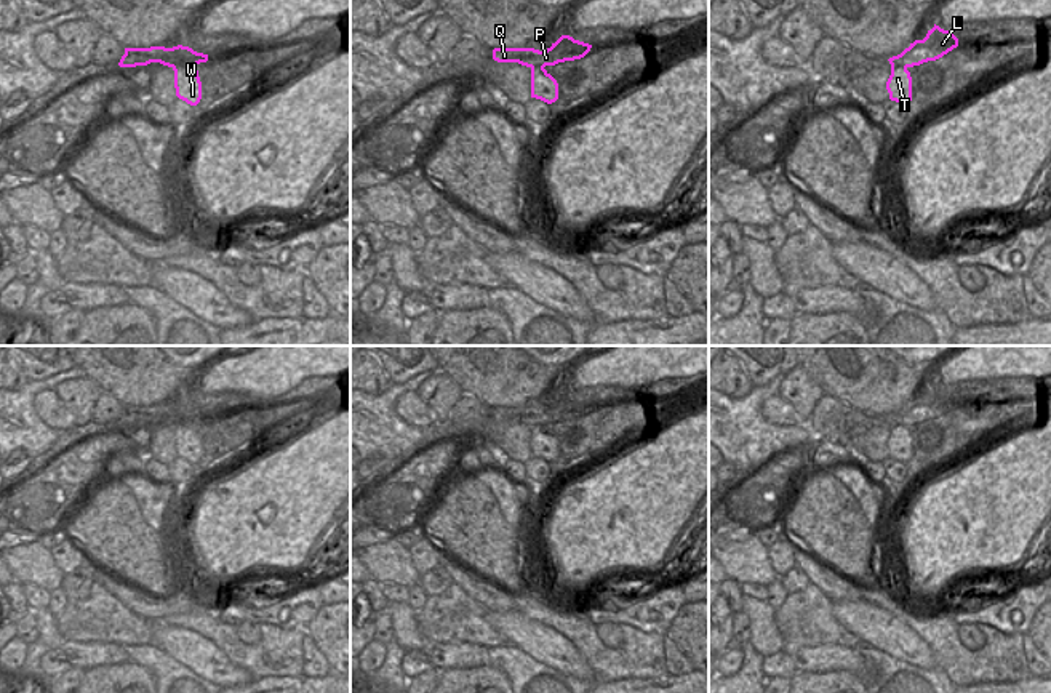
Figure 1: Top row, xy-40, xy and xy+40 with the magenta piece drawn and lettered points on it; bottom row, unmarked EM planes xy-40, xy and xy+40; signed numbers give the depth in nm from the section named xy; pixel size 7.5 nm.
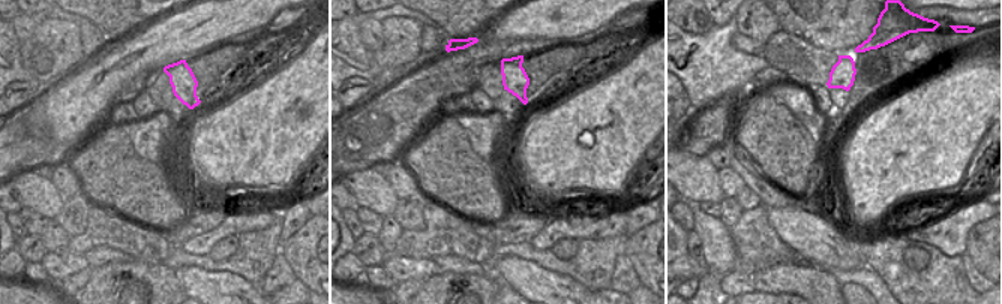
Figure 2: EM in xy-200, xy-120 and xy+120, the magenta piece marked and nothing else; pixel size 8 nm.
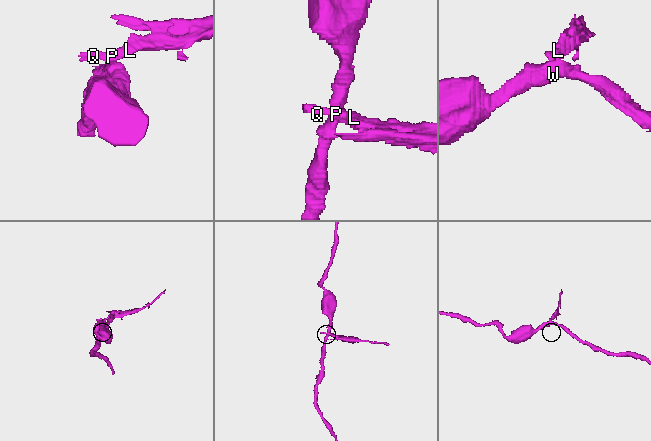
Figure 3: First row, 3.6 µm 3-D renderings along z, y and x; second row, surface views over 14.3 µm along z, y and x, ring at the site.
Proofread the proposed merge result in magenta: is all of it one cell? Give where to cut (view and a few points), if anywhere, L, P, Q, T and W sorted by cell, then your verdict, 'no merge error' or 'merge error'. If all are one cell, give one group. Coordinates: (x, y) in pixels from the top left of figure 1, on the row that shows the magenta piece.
cut in xy-40 along (173, 66), (187, 68); L P Q / T W; merge error

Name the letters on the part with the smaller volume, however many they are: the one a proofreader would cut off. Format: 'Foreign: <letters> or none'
Foreign: L, P, Q

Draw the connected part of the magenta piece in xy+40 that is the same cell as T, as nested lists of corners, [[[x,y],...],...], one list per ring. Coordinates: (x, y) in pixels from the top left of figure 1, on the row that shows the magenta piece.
[[[891,66],[891,75],[886,82],[889,99],[899,104],[909,104],[912,101],[912,77],[907,67]]]

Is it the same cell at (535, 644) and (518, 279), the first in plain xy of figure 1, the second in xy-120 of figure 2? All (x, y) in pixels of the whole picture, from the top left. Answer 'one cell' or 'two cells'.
one cell

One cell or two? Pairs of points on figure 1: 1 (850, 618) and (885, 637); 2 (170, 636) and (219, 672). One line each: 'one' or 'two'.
1: one
2: one

